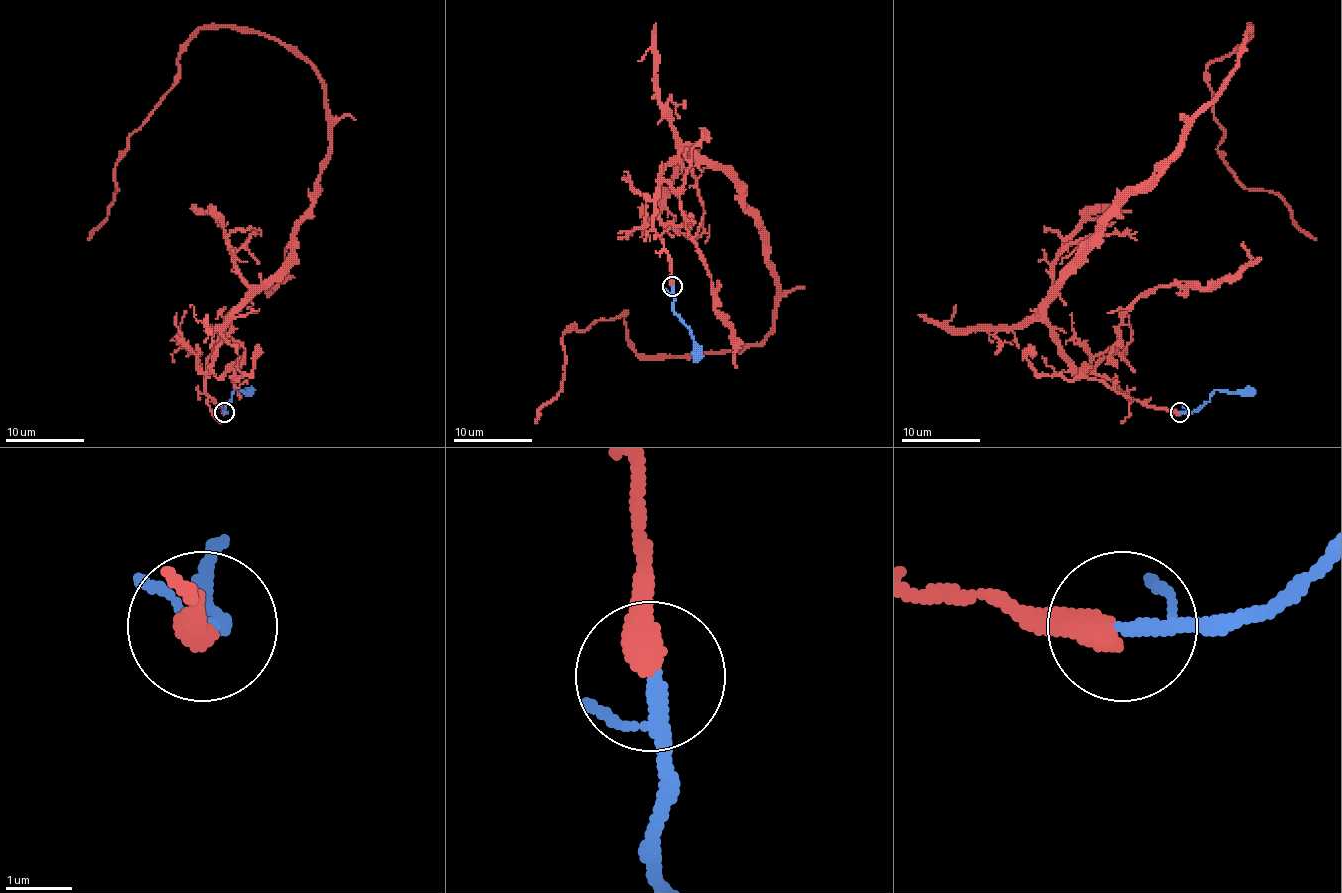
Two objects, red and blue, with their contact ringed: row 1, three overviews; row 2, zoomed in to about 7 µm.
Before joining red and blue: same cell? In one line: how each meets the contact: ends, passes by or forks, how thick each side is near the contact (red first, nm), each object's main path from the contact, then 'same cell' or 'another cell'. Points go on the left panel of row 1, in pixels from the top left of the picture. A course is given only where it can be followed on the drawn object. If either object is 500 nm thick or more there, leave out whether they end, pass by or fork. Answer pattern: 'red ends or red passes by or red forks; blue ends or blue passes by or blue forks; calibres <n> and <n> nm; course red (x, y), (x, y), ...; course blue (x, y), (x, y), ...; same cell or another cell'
red ends; blue passes by; calibres 440 and 160 nm; course red (223, 411), (206, 393), (214, 354), (290, 252), (330, 149), (318, 72), (273, 39), (202, 27), (88, 240); course blue (223, 411), (235, 390), (249, 390); same cell

